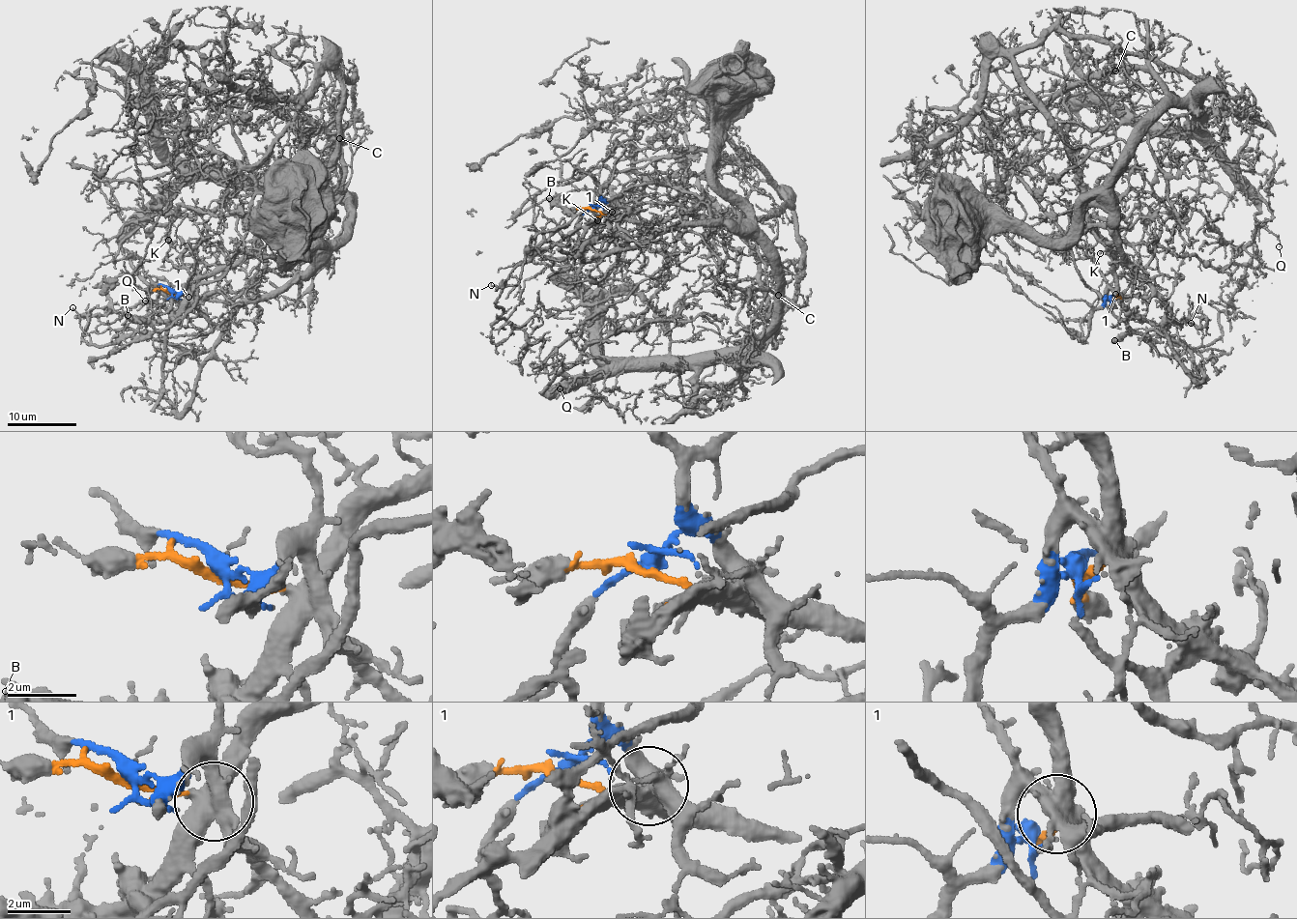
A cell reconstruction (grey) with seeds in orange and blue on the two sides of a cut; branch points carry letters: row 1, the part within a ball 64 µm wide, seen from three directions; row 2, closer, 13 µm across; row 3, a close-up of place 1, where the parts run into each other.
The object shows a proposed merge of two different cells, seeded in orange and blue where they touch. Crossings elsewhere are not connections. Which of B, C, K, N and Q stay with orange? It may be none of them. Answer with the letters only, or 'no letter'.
B, N

